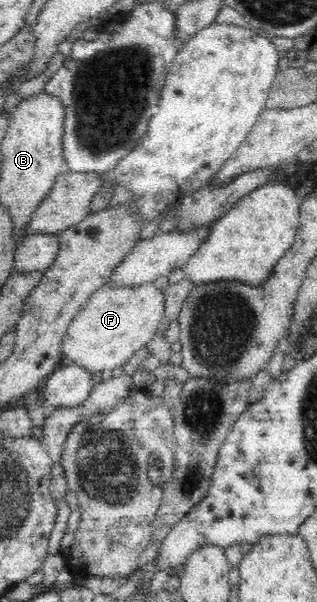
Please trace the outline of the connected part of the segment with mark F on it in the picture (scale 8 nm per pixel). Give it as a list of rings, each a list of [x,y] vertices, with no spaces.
[[[154,283],[138,286],[106,284],[90,296],[88,303],[72,320],[63,339],[62,354],[71,365],[80,366],[92,374],[113,371],[153,340],[164,321],[165,309],[166,294]]]

